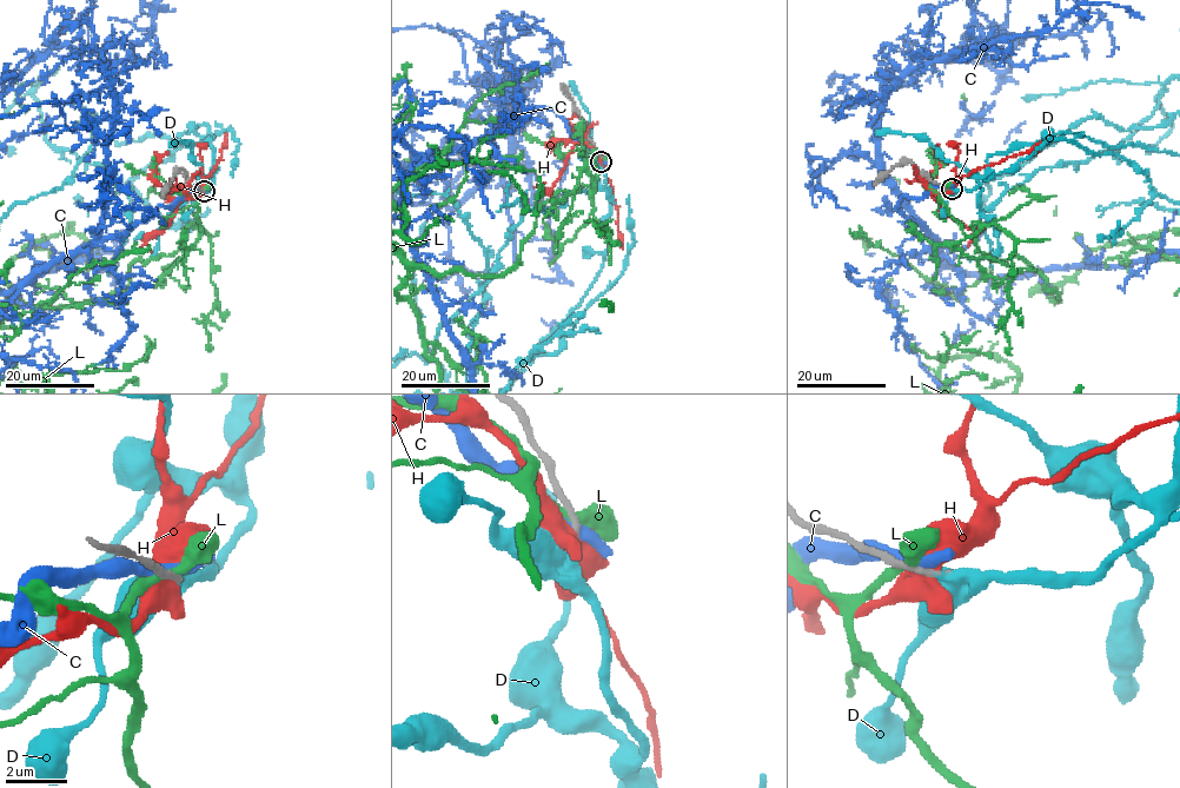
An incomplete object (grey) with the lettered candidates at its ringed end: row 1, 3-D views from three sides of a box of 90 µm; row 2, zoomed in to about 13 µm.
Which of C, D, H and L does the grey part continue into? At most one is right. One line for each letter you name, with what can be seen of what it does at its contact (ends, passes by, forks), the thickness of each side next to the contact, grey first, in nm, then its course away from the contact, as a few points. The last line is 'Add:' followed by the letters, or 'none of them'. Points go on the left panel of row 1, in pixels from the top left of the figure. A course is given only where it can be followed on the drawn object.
D: it ends there; 240 nm thick on the grey side, 550 nm on the other
Add: D

